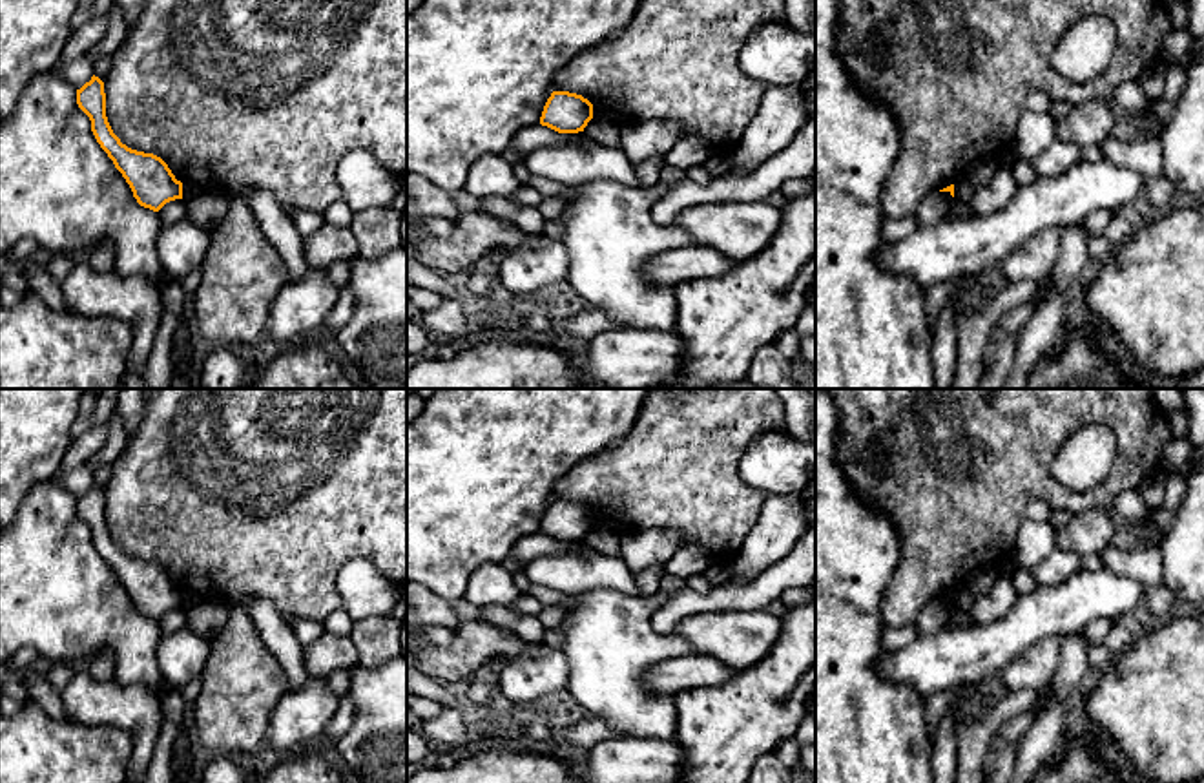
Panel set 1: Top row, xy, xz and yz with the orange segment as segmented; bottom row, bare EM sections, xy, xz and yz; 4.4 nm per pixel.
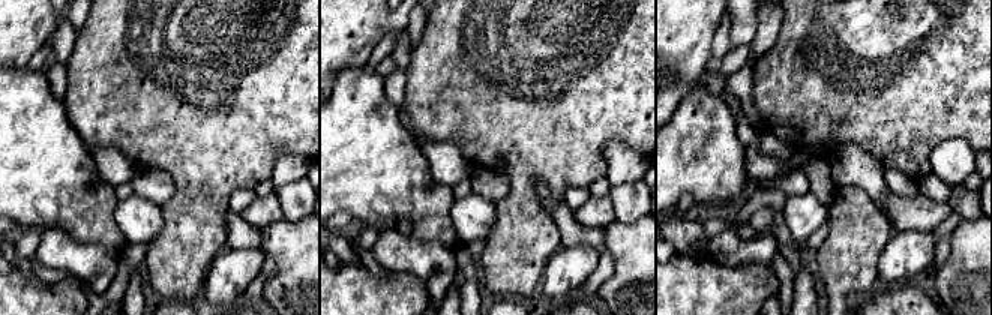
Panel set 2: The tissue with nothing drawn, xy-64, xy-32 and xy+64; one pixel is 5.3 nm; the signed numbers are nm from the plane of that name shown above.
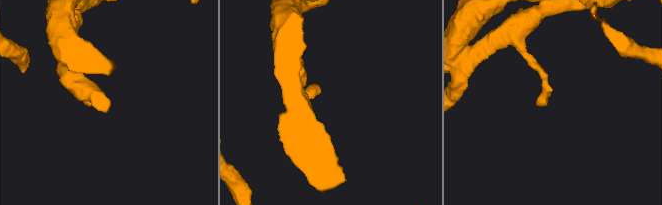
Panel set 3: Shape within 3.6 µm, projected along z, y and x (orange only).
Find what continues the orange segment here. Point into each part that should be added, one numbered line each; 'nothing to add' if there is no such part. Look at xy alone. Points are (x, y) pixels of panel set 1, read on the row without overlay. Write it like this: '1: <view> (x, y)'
nothing to add

